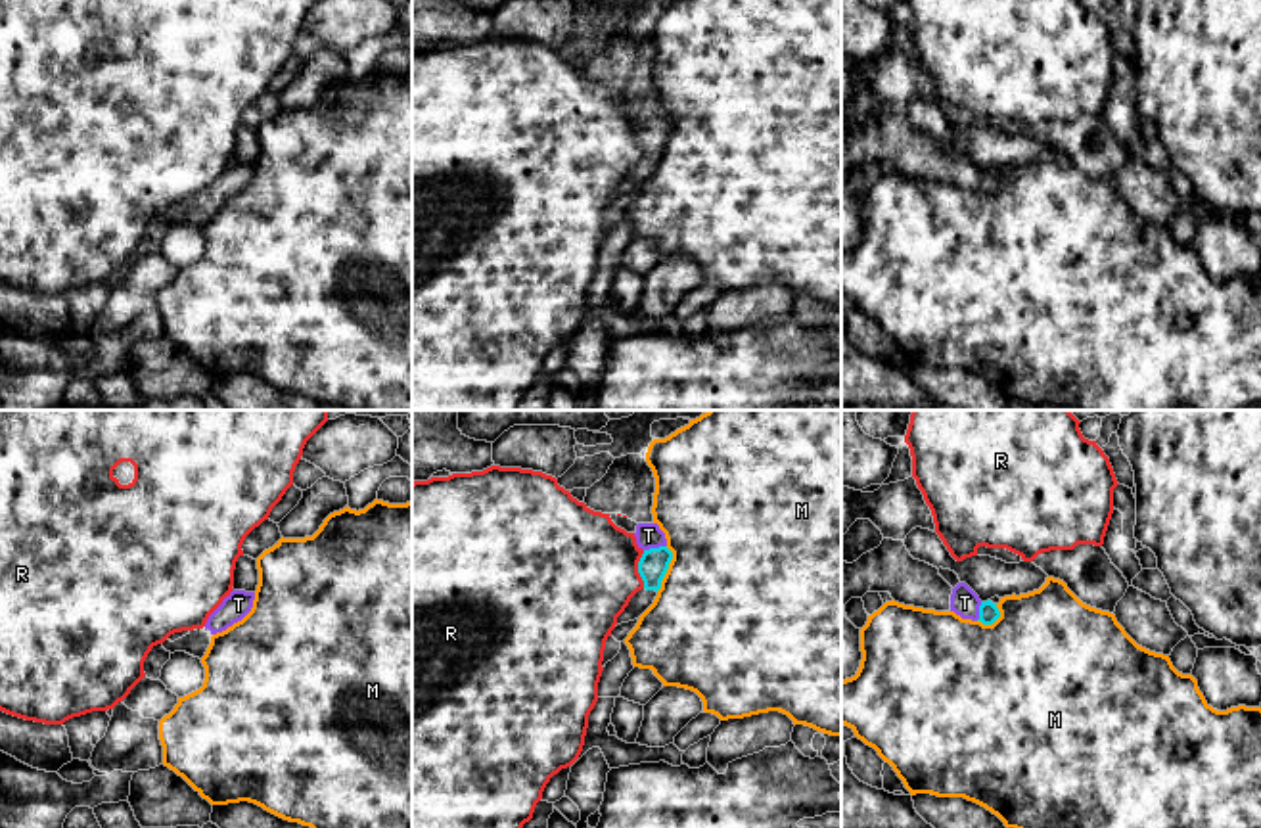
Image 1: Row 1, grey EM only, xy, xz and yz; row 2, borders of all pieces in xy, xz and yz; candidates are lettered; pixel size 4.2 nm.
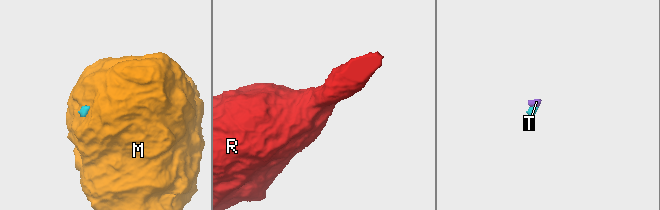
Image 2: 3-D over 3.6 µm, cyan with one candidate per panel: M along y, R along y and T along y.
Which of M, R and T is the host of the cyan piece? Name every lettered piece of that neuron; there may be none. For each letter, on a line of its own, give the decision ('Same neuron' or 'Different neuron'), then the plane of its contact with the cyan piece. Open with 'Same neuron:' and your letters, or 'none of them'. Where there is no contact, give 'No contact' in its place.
Same neuron: T
M: Different neuron. Touches cyan in xz
R: Different neuron. Touches cyan in xz
T: Same neuron. Touches cyan in xz

